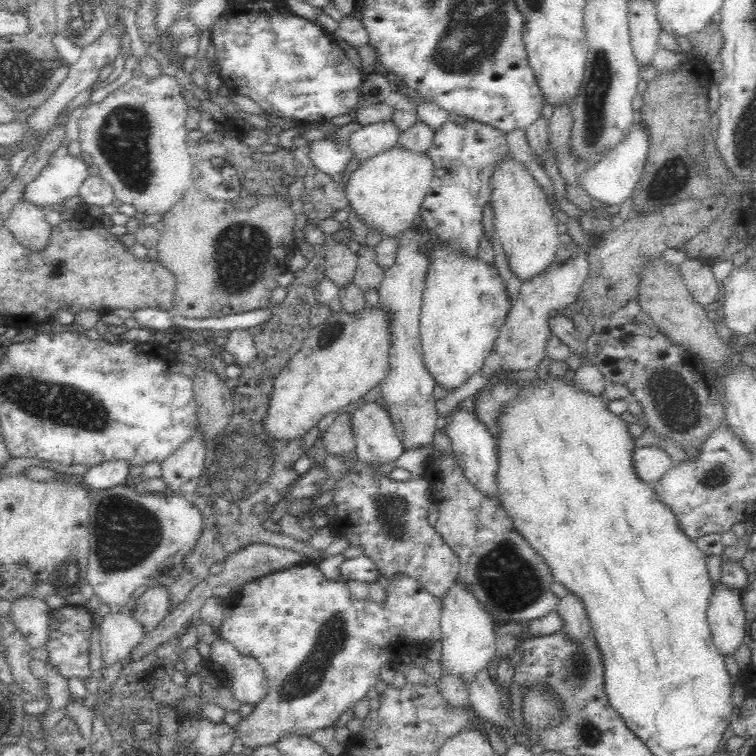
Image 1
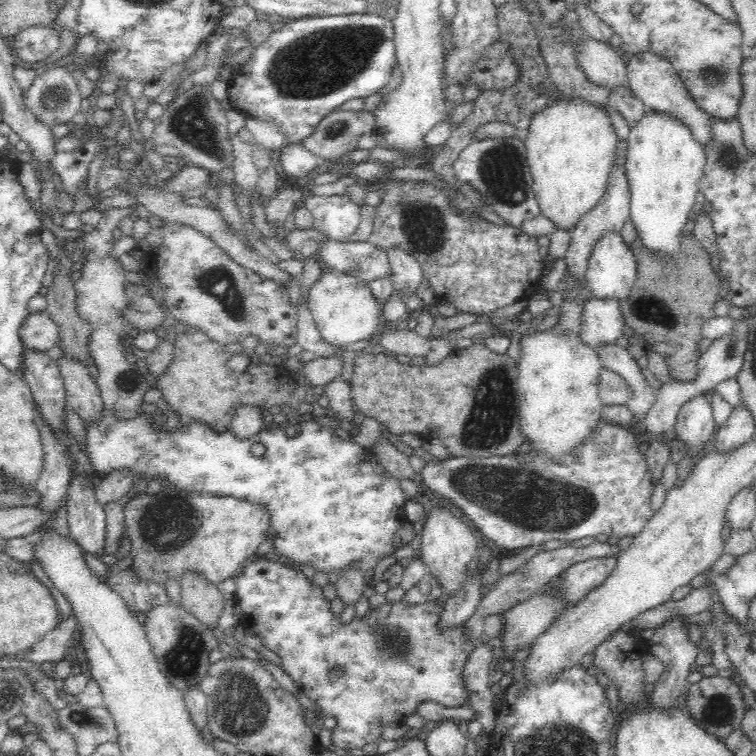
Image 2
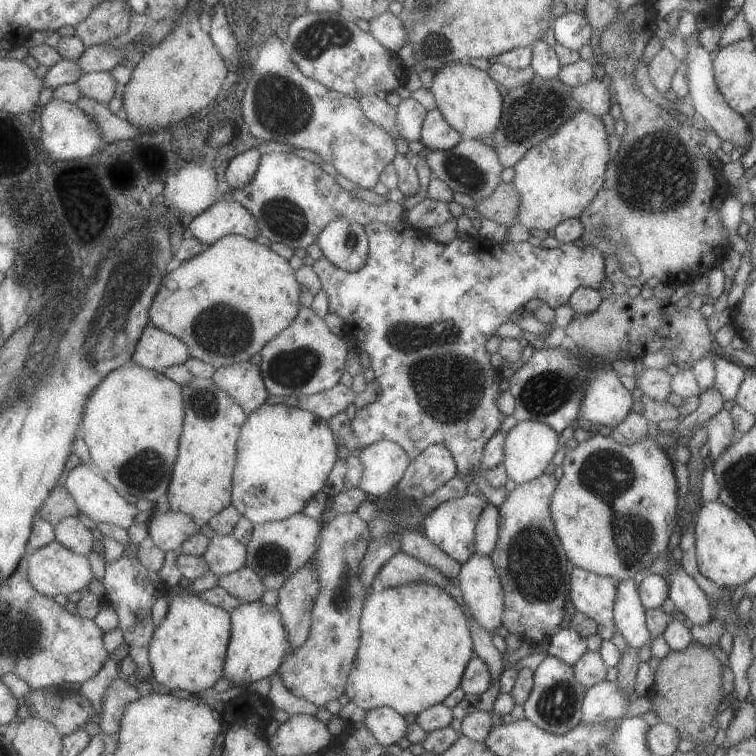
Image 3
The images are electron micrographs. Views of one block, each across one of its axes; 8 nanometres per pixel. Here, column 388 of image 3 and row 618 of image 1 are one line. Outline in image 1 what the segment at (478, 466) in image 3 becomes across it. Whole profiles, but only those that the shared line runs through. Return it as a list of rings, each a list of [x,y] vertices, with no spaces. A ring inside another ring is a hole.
[[[292,565],[289,568],[282,568],[282,570],[266,574],[266,576],[262,578],[250,579],[238,587],[228,599],[223,600],[224,620],[220,628],[221,636],[228,640],[228,642],[231,642],[242,654],[250,655],[258,659],[269,682],[269,689],[264,698],[260,700],[260,703],[254,706],[254,710],[252,710],[248,716],[240,718],[240,722],[233,727],[235,738],[239,742],[244,744],[245,747],[273,744],[282,733],[310,734],[316,729],[333,725],[334,722],[340,718],[340,714],[349,709],[353,709],[354,706],[366,696],[367,692],[375,686],[380,678],[382,665],[386,663],[392,665],[392,661],[390,660],[394,658],[394,652],[396,652],[396,650],[402,652],[402,654],[408,654],[412,652],[410,648],[412,648],[412,642],[414,642],[414,644],[416,644],[415,652],[421,654],[428,644],[441,640],[441,626],[439,625],[441,597],[430,594],[427,590],[424,590],[420,582],[416,582],[408,577],[396,576],[385,590],[386,600],[381,605],[369,598],[365,601],[360,601],[350,593],[344,584],[334,582],[333,580],[326,580],[314,566]]]

